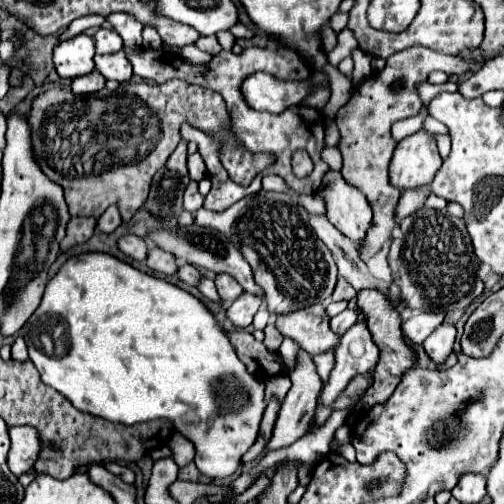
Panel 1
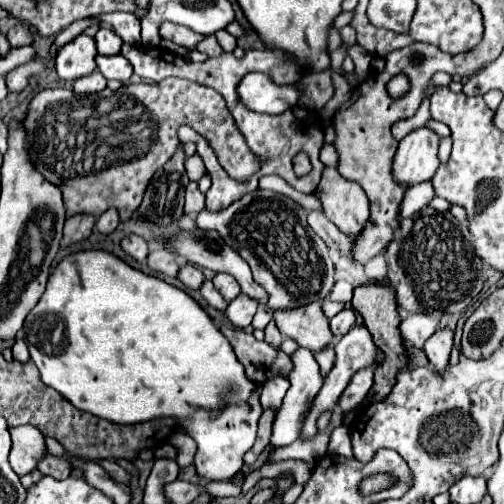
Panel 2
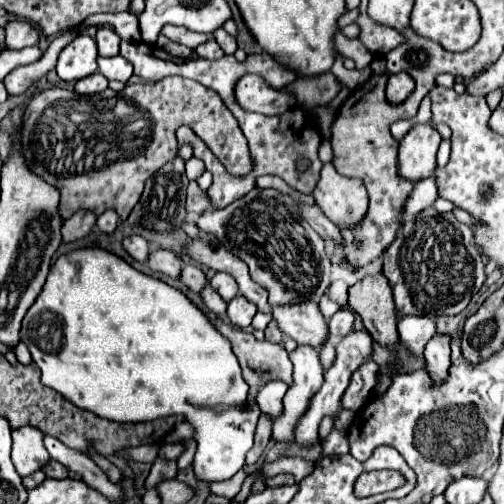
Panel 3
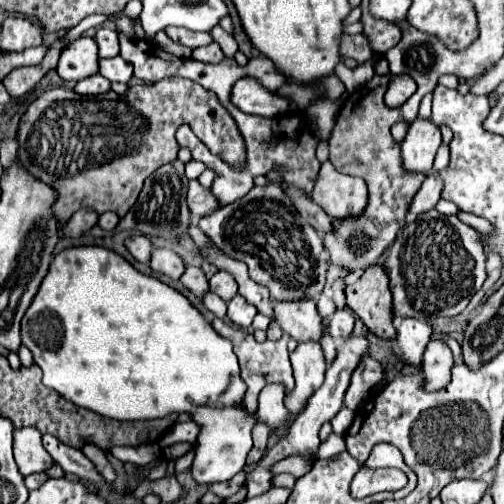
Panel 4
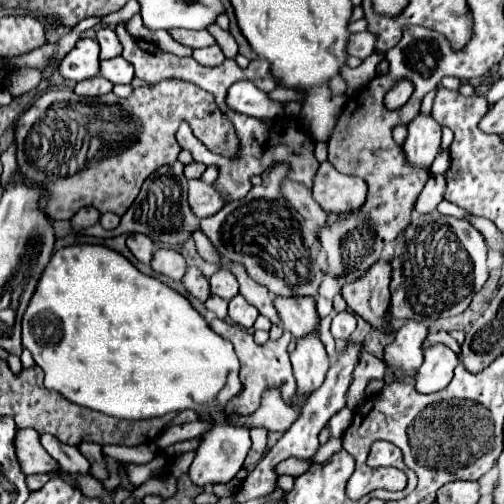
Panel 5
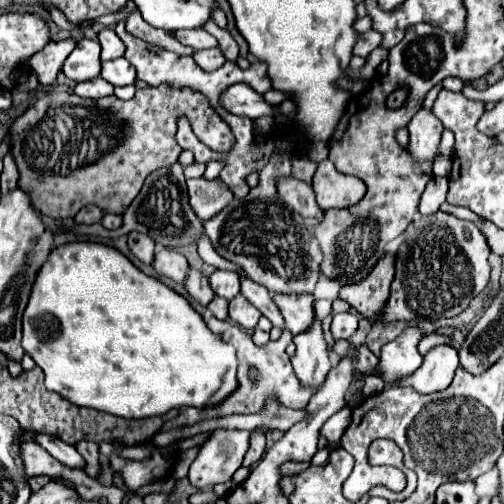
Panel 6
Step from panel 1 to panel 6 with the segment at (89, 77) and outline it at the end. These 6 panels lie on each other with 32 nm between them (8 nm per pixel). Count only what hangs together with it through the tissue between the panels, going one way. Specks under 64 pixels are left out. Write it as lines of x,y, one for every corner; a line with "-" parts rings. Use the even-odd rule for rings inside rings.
94,78
88,82
78,82
74,88
74,94
80,98
90,98
90,100
100,100
106,96
114,94
114,86
108,84
104,78

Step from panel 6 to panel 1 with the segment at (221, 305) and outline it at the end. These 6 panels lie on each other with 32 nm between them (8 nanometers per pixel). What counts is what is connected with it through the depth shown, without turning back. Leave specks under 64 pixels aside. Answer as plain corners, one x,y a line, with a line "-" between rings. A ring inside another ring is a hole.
202,278
202,280
200,280
200,284
198,284
198,290
200,290
200,292
202,292
210,302
222,304
222,298
220,298
220,294
218,294
216,286
214,286
214,280
210,280
210,278

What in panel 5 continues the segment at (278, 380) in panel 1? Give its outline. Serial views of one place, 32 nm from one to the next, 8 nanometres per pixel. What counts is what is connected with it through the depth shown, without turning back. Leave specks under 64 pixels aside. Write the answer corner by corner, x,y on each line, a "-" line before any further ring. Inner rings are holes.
268,390
262,398
262,406
250,414
234,418
234,424
244,424
246,428
264,426
266,430
286,432
300,418
300,410
294,410
282,402
279,390

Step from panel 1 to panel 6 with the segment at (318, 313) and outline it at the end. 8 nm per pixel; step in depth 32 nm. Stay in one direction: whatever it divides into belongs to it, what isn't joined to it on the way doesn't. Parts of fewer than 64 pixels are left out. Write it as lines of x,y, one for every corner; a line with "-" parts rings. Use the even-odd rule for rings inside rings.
274,294
274,302
280,308
286,328
292,334
304,332
314,320
314,298
312,294

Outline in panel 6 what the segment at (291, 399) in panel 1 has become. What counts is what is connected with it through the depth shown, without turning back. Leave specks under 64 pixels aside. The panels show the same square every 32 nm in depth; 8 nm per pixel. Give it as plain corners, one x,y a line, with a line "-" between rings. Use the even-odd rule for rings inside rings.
316,300
314,324
306,332
294,336
296,354
292,356
292,366
302,384
322,384
322,380
332,368
322,332
322,320
330,314
330,310
332,310
330,300

